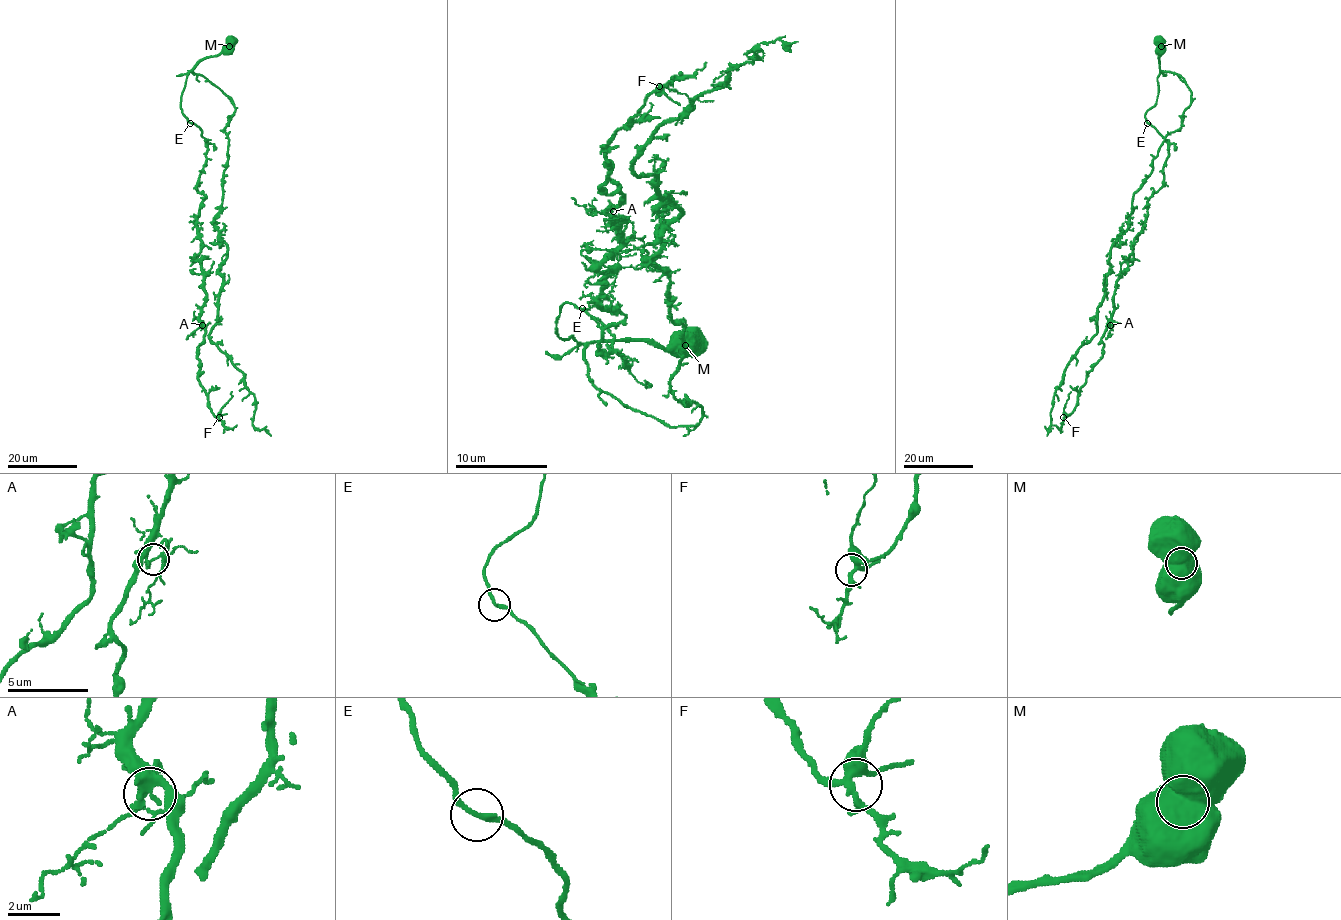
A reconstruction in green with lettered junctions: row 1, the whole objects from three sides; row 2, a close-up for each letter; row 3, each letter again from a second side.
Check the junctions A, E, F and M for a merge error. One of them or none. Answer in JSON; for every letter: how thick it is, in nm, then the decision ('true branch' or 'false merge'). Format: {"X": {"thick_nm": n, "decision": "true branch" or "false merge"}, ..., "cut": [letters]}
{"A": {"thick_nm": 140, "decision": "true branch"}, "E": {"thick_nm": 200, "decision": "true branch"}, "F": {"thick_nm": 280, "decision": "true branch"}, "M": {"thick_nm": 1500, "decision": "false merge"}, "cut": ["M"]}

